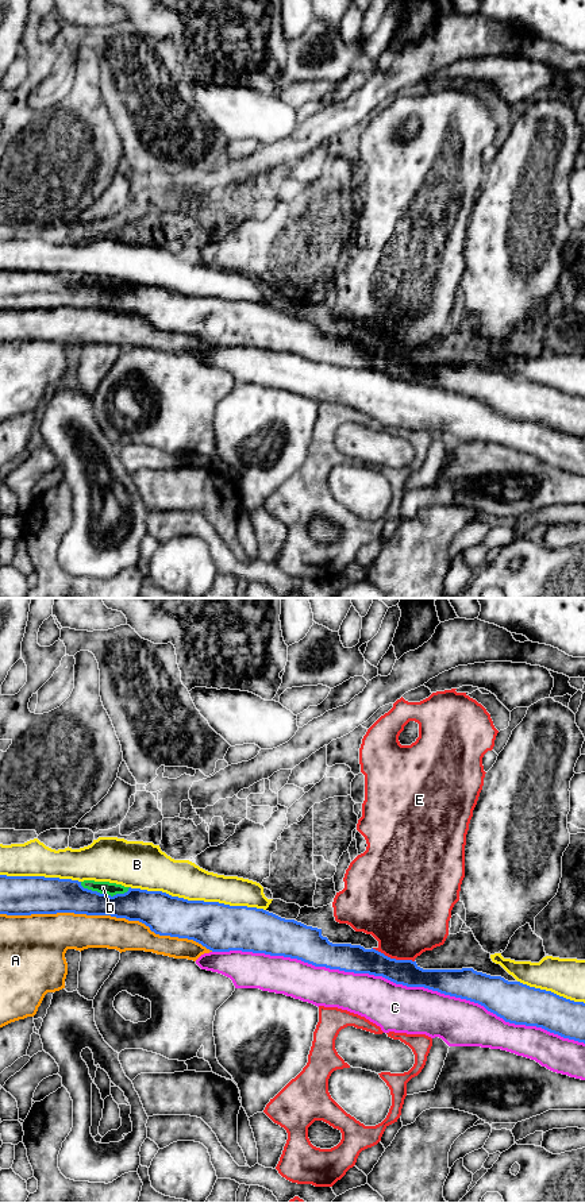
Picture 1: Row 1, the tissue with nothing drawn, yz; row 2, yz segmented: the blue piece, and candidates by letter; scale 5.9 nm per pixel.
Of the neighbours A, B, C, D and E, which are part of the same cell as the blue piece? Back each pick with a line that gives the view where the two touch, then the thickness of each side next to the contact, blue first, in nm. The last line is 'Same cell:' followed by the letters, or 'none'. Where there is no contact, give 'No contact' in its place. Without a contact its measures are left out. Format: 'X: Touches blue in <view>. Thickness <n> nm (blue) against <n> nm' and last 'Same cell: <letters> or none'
Same cell: none

